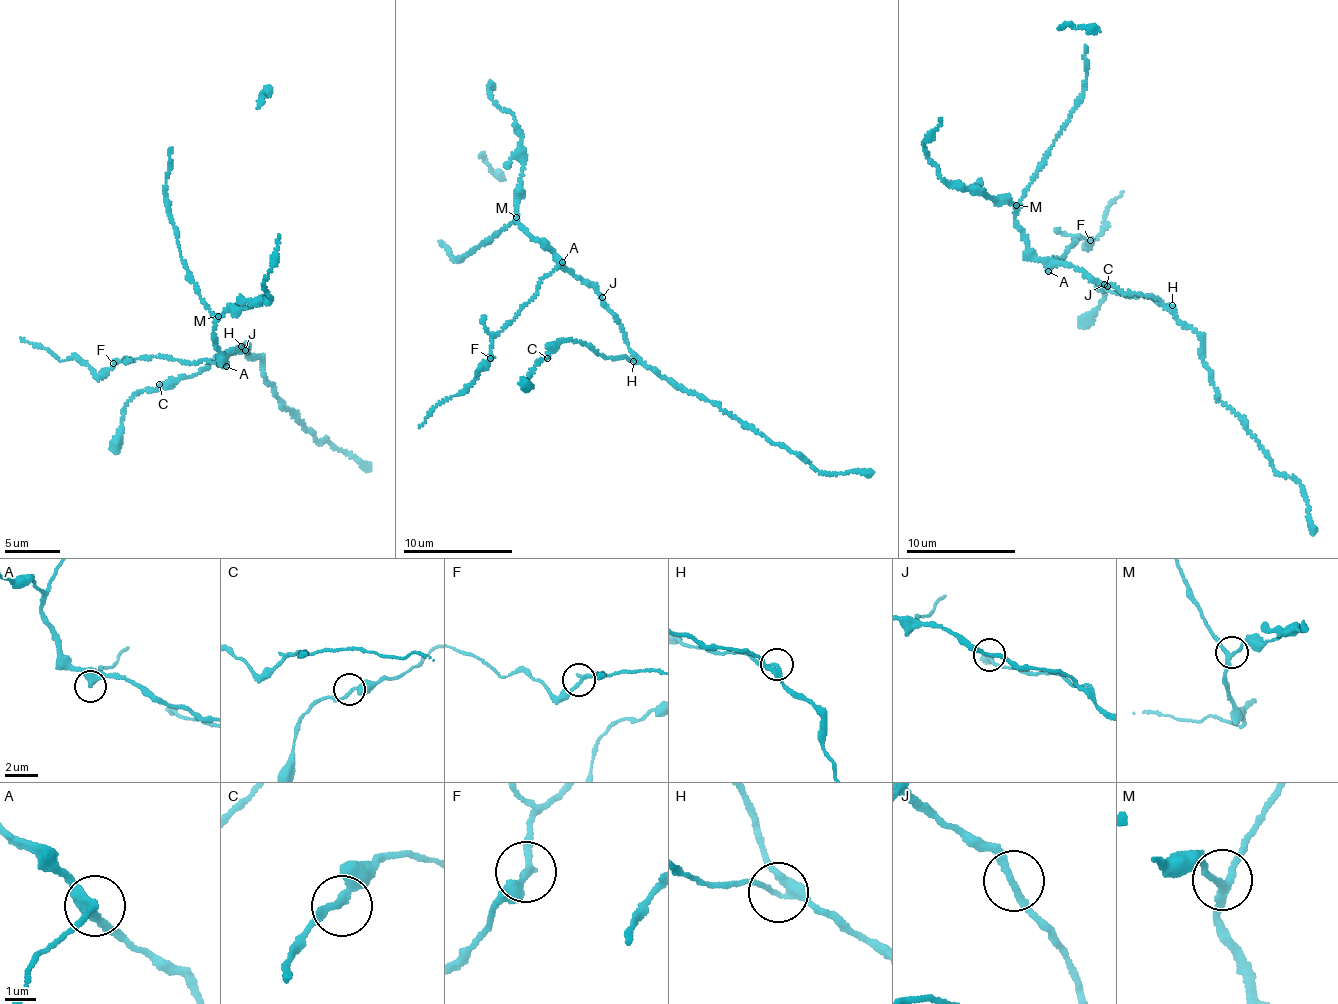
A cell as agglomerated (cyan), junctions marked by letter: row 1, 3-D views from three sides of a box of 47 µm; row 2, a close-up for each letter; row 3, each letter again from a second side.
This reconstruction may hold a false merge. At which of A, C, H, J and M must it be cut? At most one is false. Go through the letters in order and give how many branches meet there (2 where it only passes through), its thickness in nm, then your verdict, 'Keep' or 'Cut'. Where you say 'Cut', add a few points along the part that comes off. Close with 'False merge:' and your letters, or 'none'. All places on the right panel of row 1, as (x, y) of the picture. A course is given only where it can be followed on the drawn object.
A: Branches: 3. Thickness 240 nm. Cut. Course of the part to remove: (1047, 271), (1054, 257), (1059, 259), (1081, 235), (1088, 244), (1103, 234), (1110, 206), (1123, 191)
C: Branches: 2. Thickness 240 nm. Keep
H: Branches: 3. Thickness 200 nm. Keep
J: Branches: 2. Thickness 240 nm. Keep
M: Branches: 3. Thickness 200 nm. Keep
False merge: A

